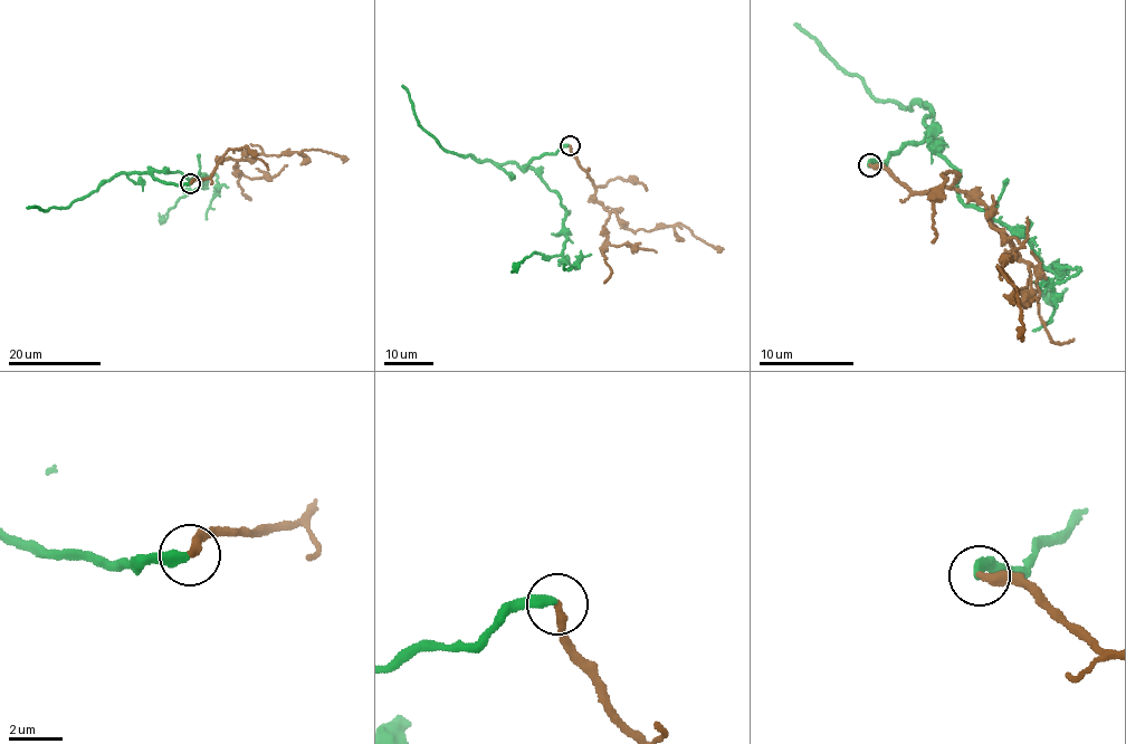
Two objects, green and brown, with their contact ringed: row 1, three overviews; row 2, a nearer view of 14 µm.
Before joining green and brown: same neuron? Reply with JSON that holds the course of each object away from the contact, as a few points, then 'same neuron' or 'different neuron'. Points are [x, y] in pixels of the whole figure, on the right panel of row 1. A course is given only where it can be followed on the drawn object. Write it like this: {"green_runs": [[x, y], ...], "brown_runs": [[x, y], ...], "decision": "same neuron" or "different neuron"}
{"green_runs": [[869, 167], [924, 133], [964, 202], [1017, 227], [1051, 270], [1079, 272], [1052, 287], [1052, 320], [1031, 331]], "brown_runs": [[869, 167], [914, 192], [971, 192], [1018, 240], [1014, 260], [998, 268], [1018, 294], [1018, 337]], "decision": "same neuron"}

